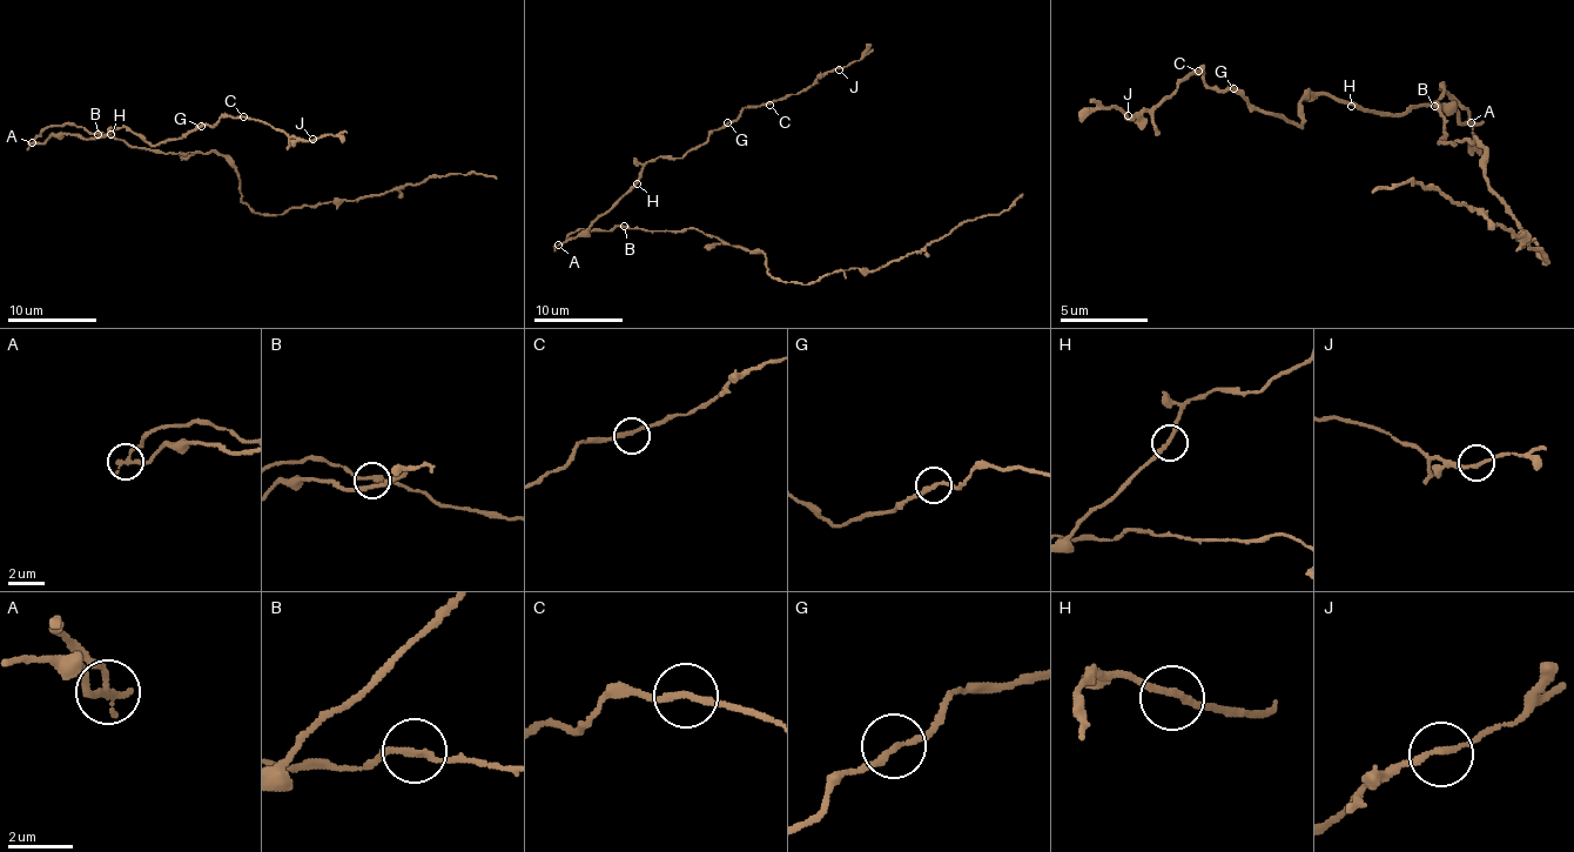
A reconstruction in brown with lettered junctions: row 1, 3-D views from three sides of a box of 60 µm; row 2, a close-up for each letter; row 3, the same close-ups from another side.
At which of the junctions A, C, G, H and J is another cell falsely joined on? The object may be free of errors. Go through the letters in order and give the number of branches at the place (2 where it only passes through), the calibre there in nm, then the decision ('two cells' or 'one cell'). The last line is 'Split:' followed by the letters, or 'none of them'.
A: 2 | 220 nm | two cells
C: 2 | 200 nm | one cell
G: 2 | 220 nm | one cell
H: 2 | 220 nm | one cell
J: 2 | 190 nm | one cell
Split: A

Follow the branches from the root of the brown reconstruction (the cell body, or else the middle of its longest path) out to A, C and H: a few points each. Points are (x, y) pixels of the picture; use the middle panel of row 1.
A: (624, 226), (609, 230), (577, 228), (559, 243)
C: (624, 226), (577, 228), (562, 243), (601, 216), (648, 161), (683, 159), (745, 107), (769, 105)
H: (624, 226), (609, 230), (577, 228), (562, 243), (582, 235), (637, 183)

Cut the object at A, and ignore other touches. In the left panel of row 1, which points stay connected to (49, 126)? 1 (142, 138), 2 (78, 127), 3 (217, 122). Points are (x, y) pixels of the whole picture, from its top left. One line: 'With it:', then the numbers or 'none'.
With it: 2

